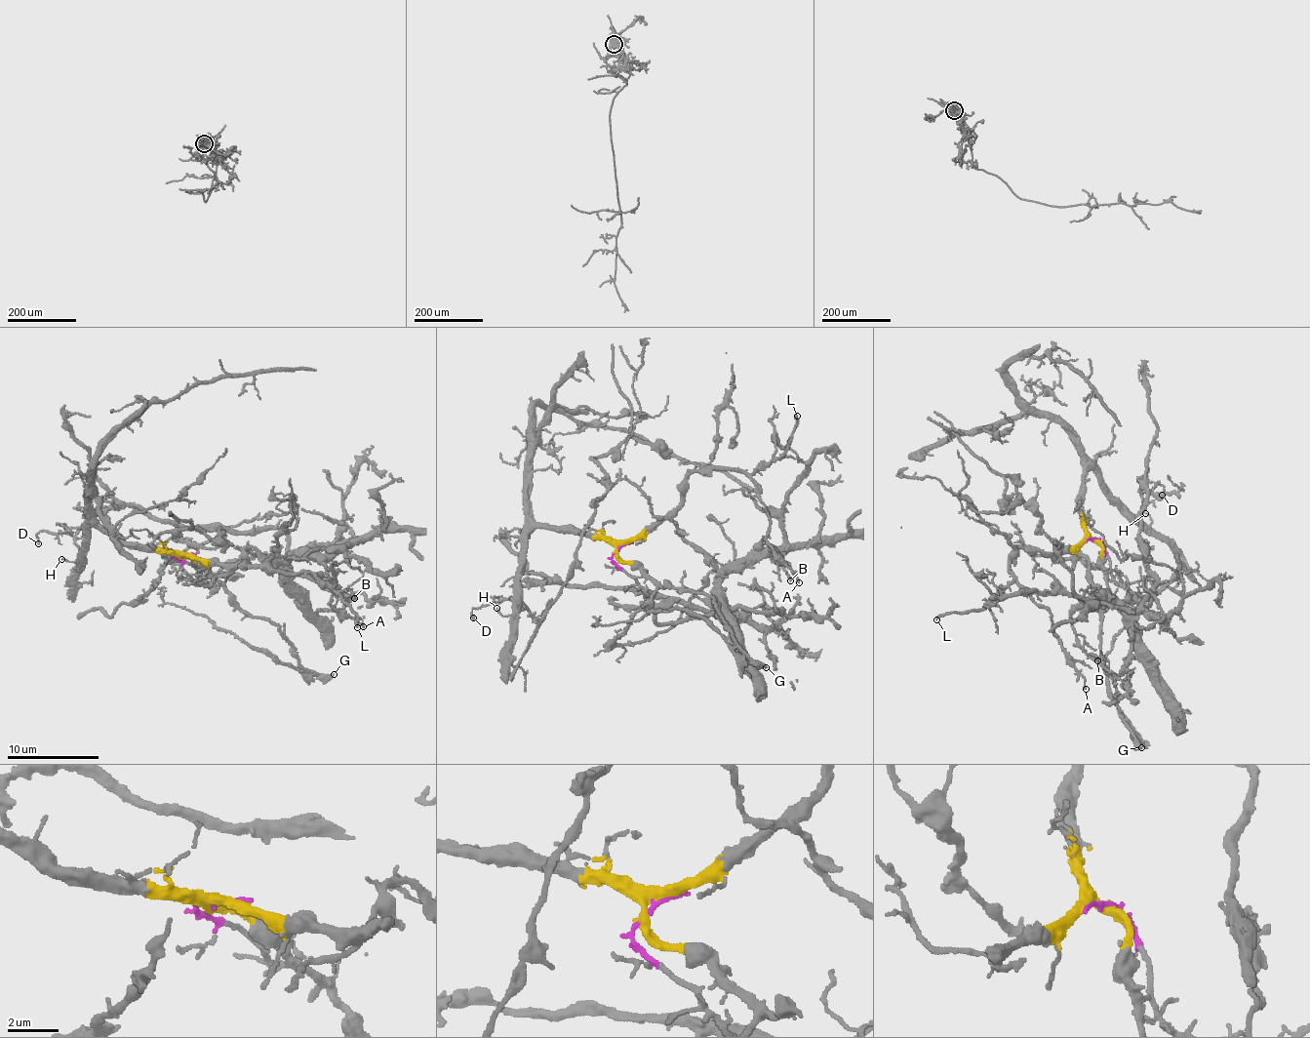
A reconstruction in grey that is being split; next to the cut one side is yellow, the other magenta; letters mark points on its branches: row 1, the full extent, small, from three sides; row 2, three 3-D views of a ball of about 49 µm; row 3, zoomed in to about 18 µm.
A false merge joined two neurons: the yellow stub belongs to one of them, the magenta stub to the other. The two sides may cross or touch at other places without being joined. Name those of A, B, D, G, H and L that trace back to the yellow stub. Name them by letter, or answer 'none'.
A, D, G, H, L

